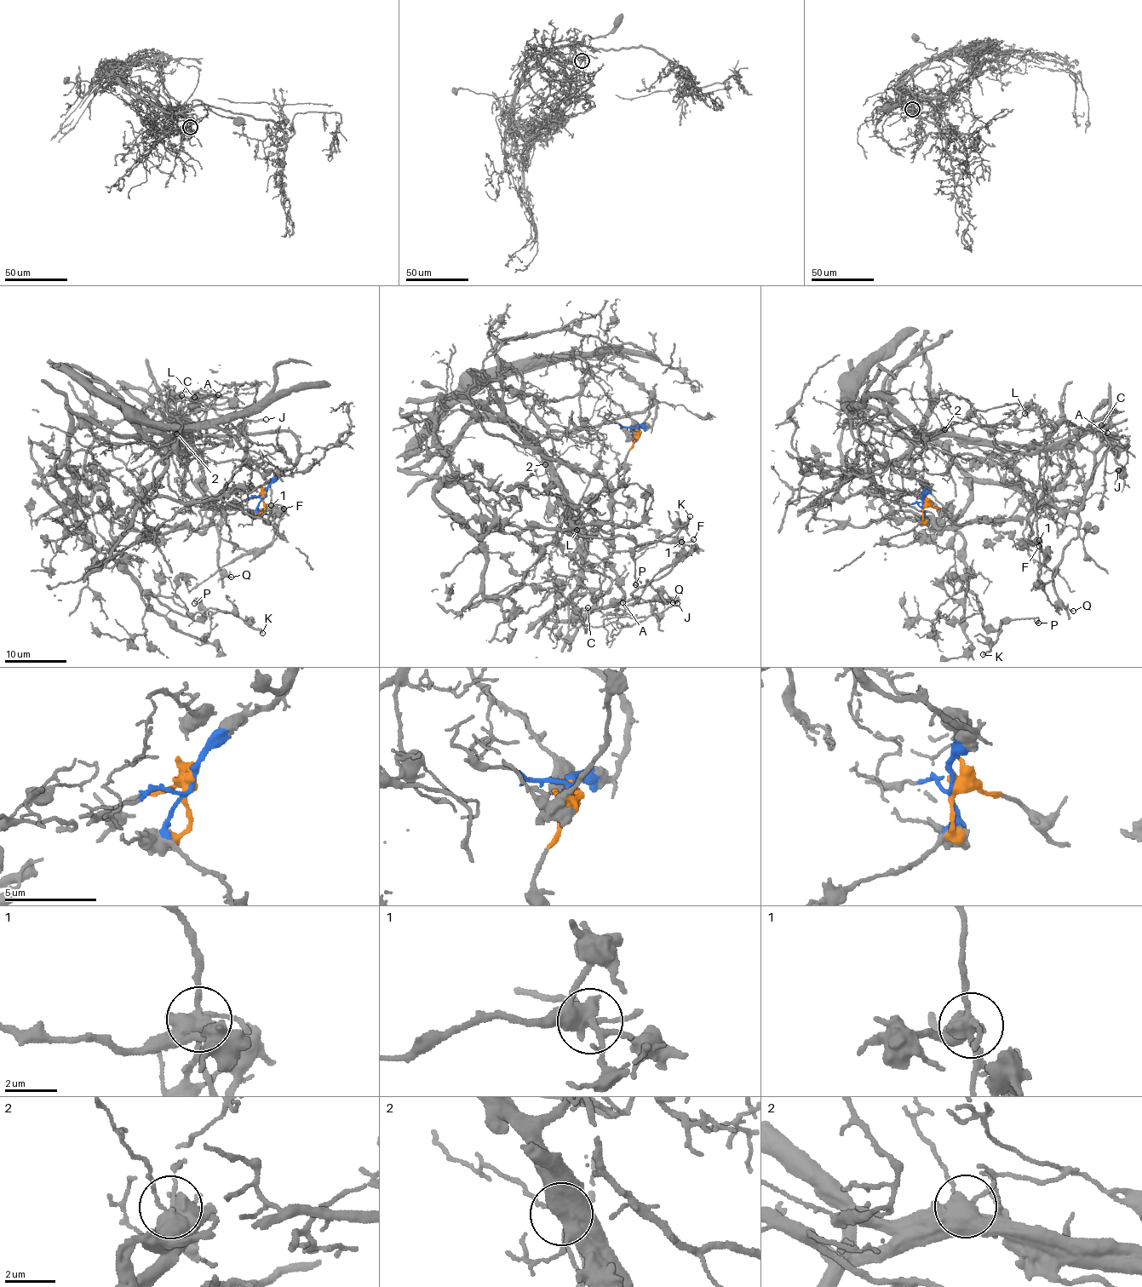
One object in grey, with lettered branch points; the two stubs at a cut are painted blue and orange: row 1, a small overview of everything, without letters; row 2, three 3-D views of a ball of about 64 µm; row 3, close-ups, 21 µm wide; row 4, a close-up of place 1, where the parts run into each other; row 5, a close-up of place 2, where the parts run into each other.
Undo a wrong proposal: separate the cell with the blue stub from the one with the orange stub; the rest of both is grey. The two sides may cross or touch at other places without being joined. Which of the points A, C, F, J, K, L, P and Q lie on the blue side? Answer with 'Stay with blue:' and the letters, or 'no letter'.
Stay with blue: K, L, P

